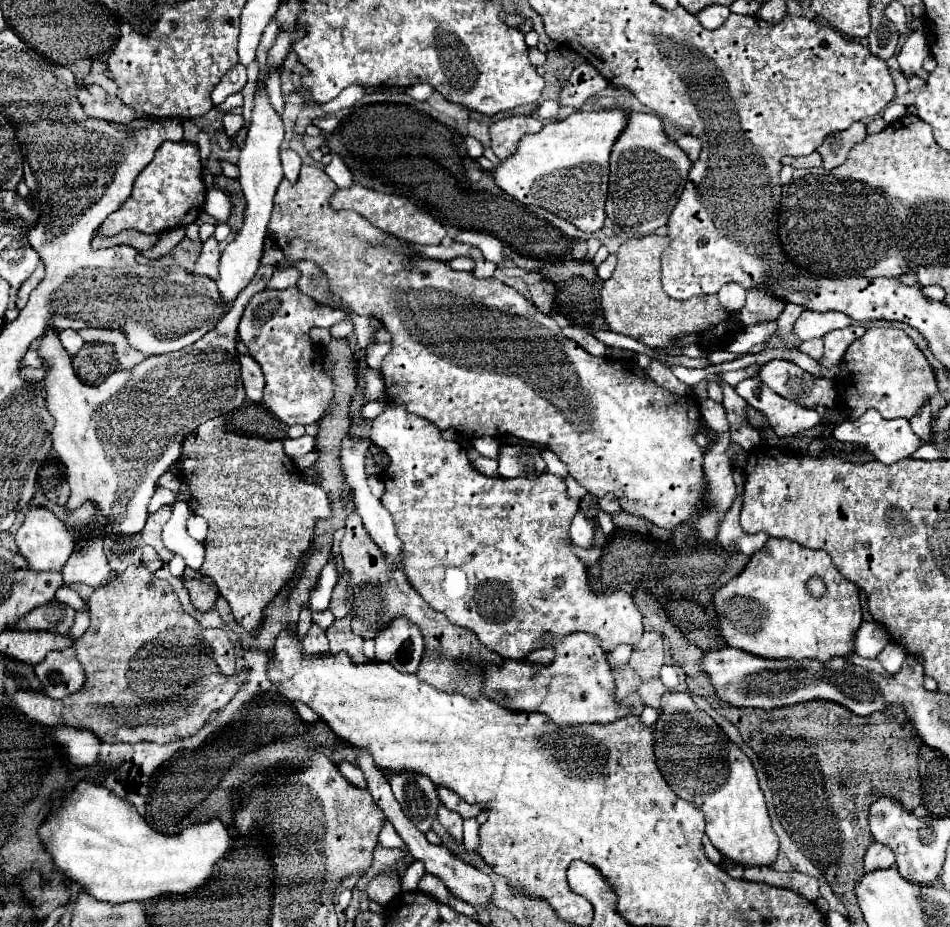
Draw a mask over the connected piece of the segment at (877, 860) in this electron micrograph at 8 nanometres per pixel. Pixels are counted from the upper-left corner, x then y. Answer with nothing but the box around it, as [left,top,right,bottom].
[864,842,894,872]

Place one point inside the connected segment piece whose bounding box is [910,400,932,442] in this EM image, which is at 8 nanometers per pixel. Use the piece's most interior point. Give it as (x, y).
(920, 423)

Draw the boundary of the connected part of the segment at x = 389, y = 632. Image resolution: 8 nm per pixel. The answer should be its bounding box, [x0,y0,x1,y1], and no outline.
[376,618,424,674]

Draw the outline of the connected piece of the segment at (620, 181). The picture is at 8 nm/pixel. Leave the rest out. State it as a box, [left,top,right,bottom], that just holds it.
[606,110,690,236]

